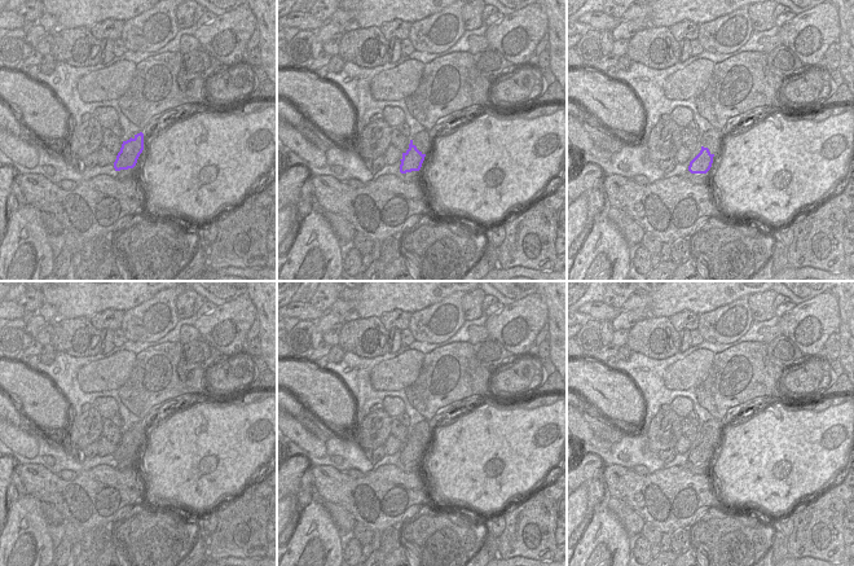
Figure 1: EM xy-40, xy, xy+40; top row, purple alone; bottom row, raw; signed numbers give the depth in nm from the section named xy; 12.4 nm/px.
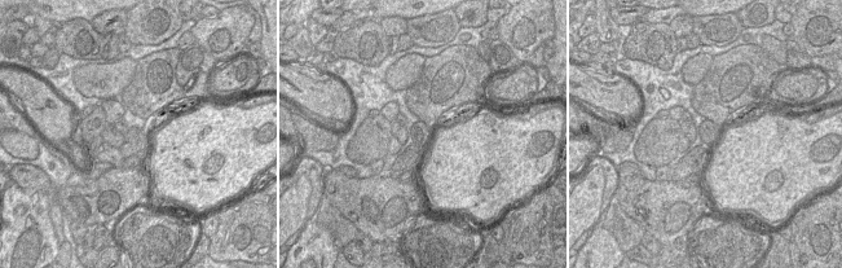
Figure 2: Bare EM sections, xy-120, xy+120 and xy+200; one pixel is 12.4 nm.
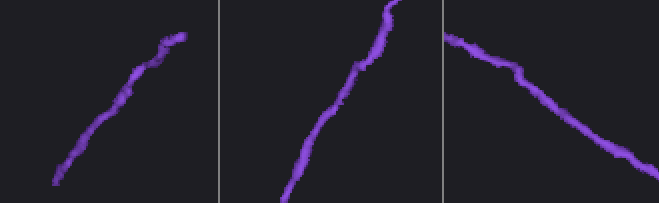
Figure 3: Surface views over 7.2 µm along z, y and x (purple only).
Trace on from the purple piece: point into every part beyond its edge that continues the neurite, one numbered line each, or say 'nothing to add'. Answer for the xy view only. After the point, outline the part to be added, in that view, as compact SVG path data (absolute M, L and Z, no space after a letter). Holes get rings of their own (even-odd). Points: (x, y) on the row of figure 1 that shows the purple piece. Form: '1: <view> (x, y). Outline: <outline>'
nothing to add

